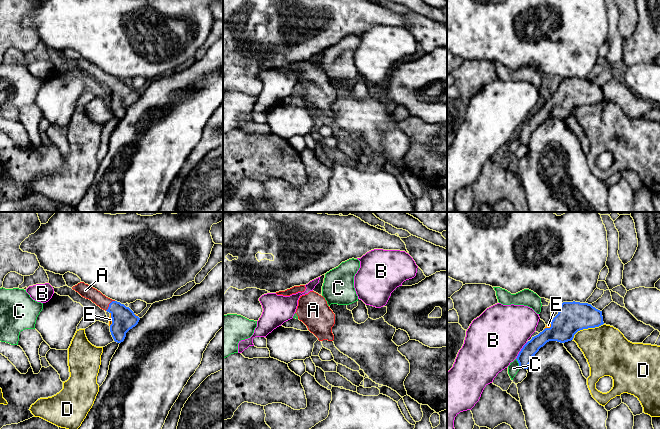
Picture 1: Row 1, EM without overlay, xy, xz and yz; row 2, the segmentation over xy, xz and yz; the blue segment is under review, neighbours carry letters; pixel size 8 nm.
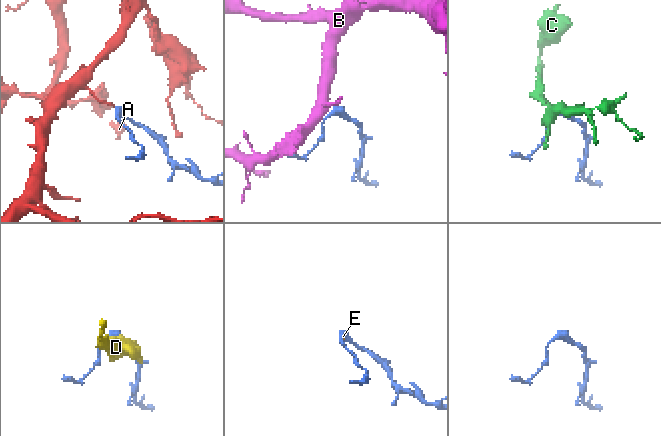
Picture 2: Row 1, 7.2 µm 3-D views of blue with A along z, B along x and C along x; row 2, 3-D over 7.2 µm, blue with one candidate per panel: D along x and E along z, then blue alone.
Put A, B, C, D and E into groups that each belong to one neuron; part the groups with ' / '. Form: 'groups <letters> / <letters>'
groups A E / B / C / D

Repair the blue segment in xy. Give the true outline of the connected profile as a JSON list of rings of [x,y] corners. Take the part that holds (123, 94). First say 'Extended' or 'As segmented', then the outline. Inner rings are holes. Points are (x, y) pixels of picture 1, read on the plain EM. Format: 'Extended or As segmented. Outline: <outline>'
Extended. Outline: [[[80,58],[72,63],[82,73],[91,76],[101,85],[110,89],[110,108],[115,118],[121,119],[126,113],[126,109],[135,103],[140,94],[129,83],[112,76],[92,62]]]

